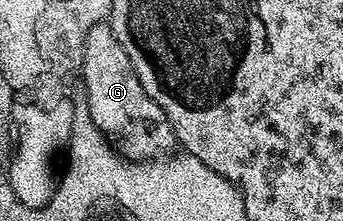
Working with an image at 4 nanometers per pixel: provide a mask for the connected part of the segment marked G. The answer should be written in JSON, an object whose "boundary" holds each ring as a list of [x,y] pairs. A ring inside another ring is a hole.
{"boundary":[[[110,23],[97,24],[89,30],[85,38],[82,68],[92,125],[107,137],[115,152],[126,160],[149,161],[166,157],[174,149],[171,147],[176,147],[175,131],[167,121],[165,110],[161,110],[161,106],[157,106],[157,102],[145,94],[145,86],[141,86],[141,78],[137,78],[137,70],[133,70],[133,62],[129,62],[129,54],[125,54],[121,42],[117,42],[117,34],[113,34]]]}

